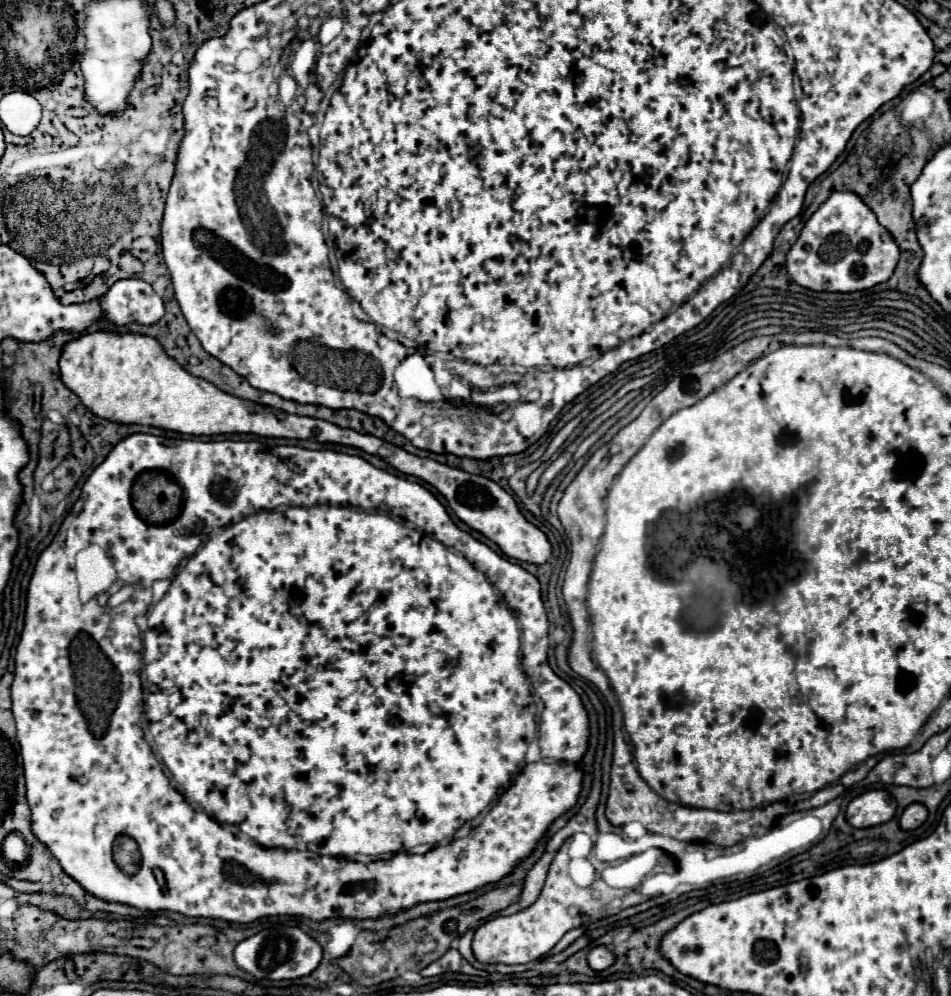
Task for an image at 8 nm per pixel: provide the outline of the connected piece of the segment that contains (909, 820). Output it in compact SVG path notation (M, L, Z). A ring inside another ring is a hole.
M910 804L902 816L900 816L900 828L902 830L914 830L928 818L928 810L922 804Z

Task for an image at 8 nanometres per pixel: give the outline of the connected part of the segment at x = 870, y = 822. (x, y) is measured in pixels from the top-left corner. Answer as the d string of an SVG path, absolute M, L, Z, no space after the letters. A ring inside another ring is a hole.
M868 790L846 808L846 820L854 828L870 828L888 822L896 812L896 800L886 790Z

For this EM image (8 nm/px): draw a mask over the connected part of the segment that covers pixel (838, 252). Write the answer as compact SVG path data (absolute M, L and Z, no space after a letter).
M834 192L802 228L796 244L790 248L786 256L786 270L798 286L804 286L814 292L858 292L872 288L880 282L886 282L896 268L898 256L900 256L898 244L894 242L890 232L878 224L874 212L860 200L860 196L852 192Z

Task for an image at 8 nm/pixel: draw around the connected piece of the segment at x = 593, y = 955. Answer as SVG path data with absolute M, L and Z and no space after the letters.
M596 946L596 948L588 950L586 960L588 960L588 966L592 970L600 972L600 970L606 970L614 964L614 952L608 946Z

